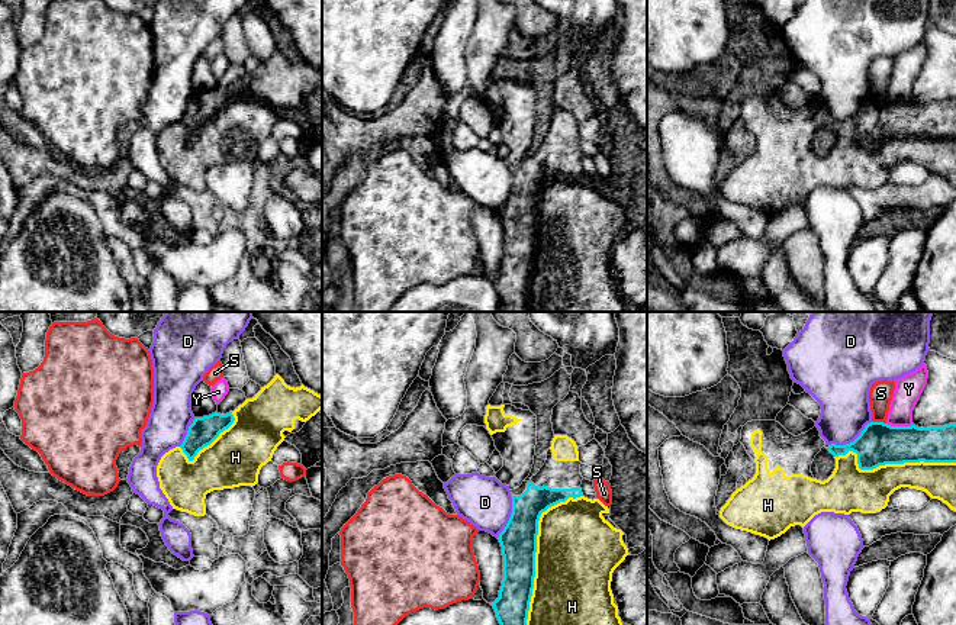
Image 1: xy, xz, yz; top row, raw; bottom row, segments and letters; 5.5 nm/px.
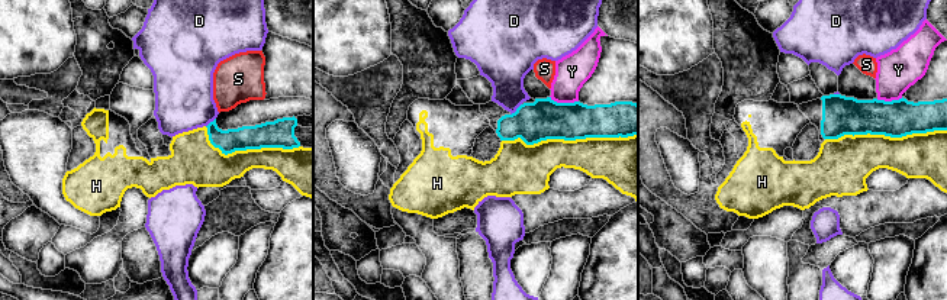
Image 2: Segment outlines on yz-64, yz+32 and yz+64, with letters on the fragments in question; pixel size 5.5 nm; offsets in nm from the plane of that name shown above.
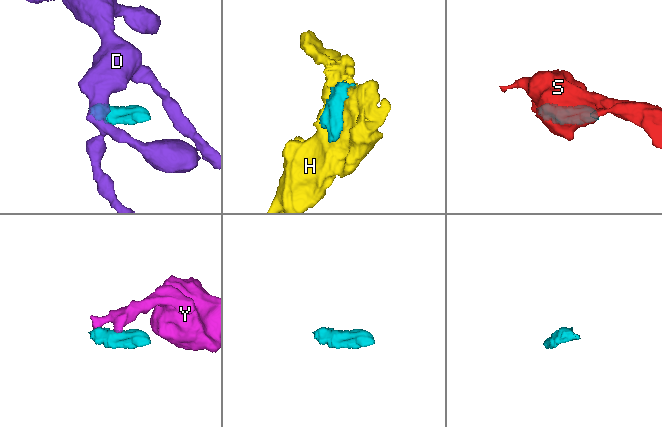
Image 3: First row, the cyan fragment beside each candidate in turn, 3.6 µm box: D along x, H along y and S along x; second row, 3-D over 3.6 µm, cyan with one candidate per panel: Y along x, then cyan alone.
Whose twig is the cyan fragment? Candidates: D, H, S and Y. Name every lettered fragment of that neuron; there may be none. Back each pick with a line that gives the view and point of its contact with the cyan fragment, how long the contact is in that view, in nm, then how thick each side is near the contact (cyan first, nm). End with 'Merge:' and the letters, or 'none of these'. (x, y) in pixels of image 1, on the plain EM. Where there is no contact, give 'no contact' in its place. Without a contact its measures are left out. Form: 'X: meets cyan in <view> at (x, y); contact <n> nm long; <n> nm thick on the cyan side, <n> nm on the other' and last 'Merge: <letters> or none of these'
H: meets cyan in xz at (534, 229); contact 850 nm long; 200 nm thick on the cyan side, 460 nm on the other
Merge: H

